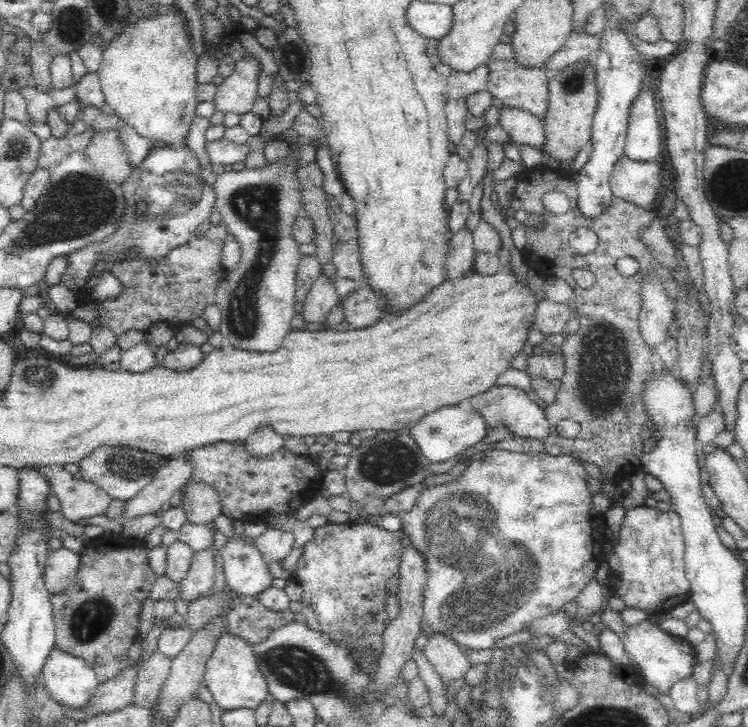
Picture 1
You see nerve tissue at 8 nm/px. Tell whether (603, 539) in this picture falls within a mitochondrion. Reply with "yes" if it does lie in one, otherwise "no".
no

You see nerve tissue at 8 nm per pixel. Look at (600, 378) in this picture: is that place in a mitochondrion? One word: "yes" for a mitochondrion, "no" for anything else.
yes

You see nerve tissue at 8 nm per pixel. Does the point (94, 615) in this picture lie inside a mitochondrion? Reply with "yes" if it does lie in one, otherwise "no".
yes

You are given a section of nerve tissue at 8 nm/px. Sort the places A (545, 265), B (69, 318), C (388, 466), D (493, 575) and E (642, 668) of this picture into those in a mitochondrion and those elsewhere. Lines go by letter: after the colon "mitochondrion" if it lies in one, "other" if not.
A: other
B: other
C: mitochondrion
D: mitochondrion
E: other

